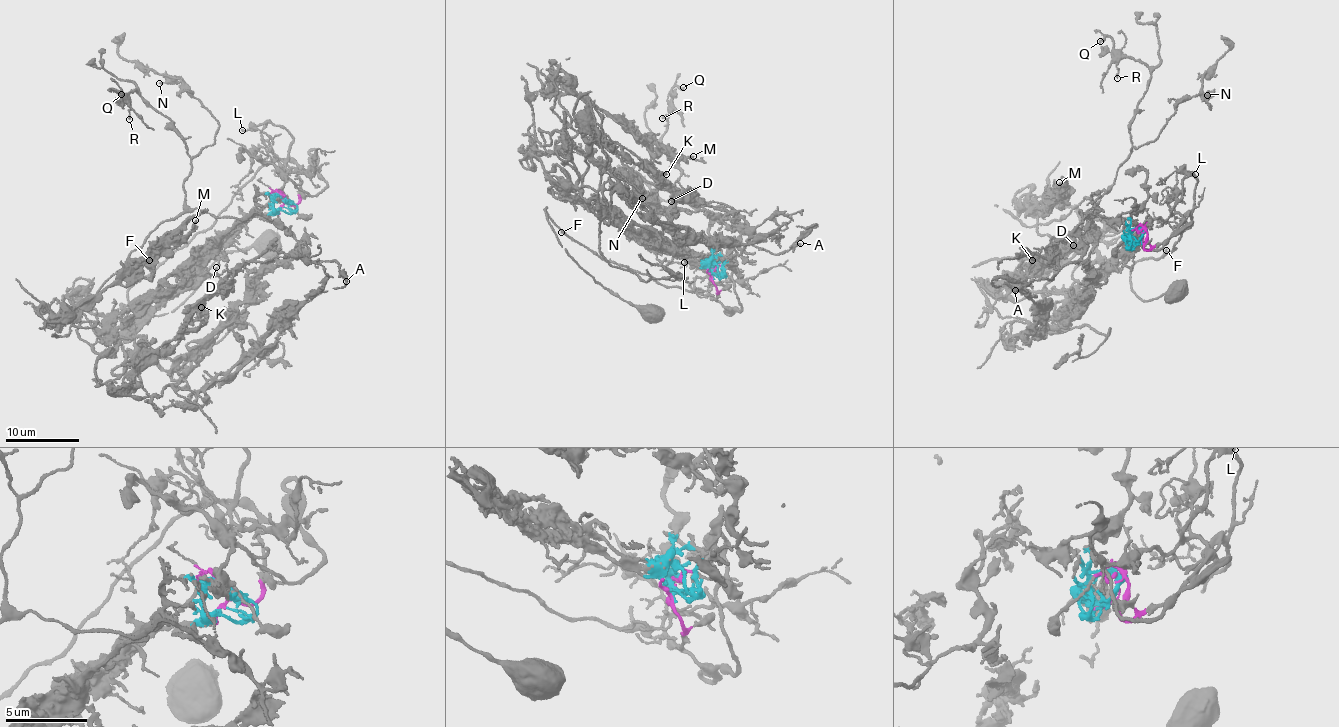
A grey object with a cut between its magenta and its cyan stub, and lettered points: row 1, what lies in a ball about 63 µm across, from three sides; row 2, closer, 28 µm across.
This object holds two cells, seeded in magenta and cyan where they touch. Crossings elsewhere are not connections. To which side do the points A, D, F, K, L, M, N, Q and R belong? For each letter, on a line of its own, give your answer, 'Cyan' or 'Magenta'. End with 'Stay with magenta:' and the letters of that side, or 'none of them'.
A: Cyan
D: Cyan
F: Magenta
K: Cyan
L: Magenta
M: Cyan
N: Cyan
Q: Cyan
R: Cyan
Stay with magenta: F, L

